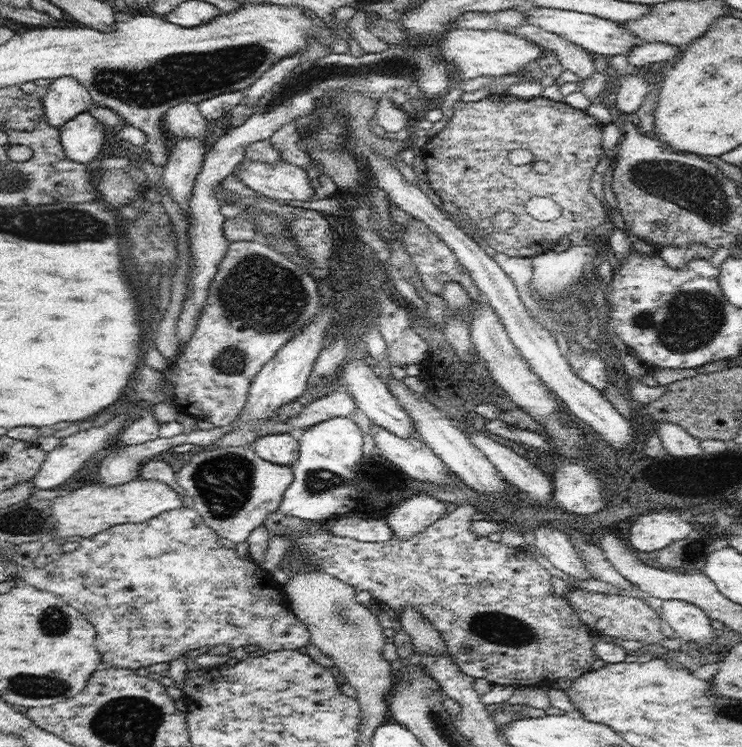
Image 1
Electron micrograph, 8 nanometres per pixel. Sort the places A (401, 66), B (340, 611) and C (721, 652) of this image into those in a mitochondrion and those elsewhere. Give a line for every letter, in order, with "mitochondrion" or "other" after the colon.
A: mitochondrion
B: mitochondrion
C: other

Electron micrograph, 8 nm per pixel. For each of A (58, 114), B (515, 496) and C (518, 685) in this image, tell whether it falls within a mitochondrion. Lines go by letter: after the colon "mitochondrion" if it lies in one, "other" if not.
A: other
B: other
C: other

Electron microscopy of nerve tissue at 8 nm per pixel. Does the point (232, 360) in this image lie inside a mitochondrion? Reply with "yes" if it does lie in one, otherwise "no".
yes

